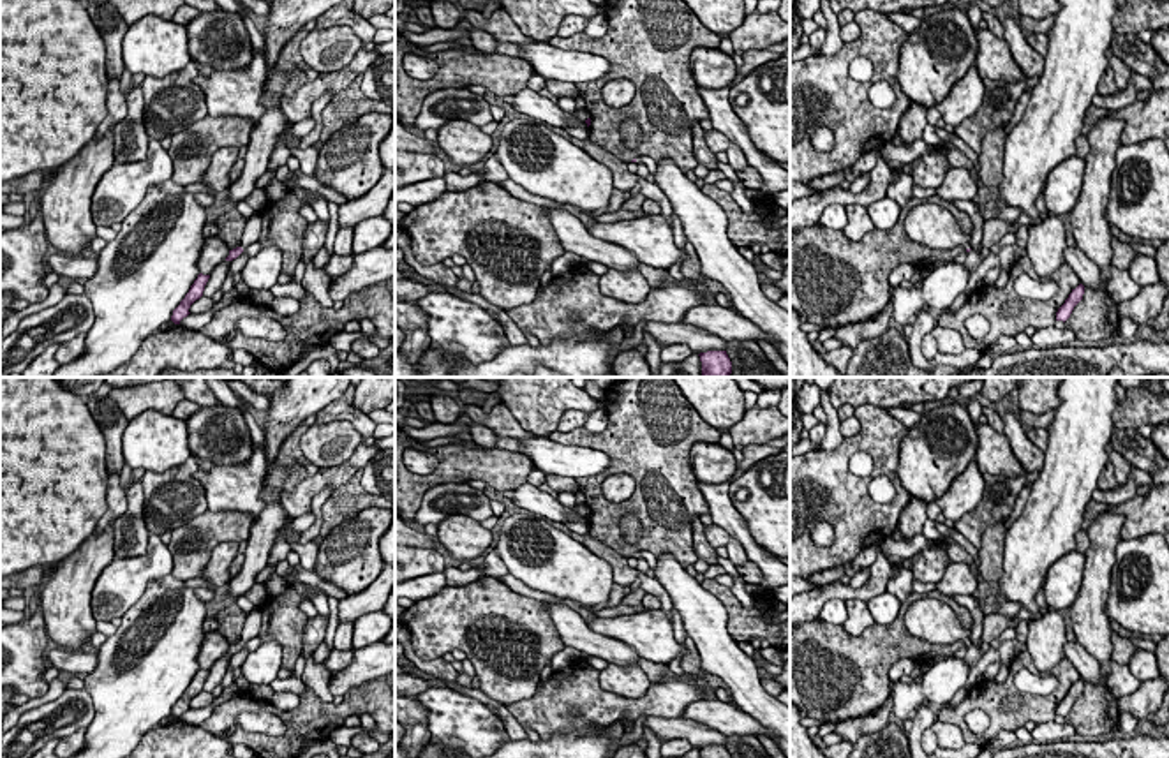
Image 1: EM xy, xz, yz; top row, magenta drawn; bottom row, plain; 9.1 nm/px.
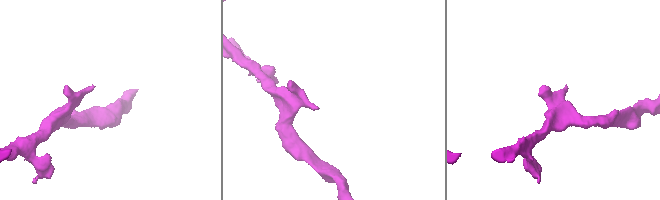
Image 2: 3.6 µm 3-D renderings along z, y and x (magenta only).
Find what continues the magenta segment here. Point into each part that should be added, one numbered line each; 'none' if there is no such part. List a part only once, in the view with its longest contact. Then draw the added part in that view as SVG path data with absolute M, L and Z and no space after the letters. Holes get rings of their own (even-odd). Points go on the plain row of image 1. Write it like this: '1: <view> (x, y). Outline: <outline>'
1: yz (930, 619). Outline: M934 598L915 601L905 613L906 629L929 643L972 643L972 629L966 629L954 610Z

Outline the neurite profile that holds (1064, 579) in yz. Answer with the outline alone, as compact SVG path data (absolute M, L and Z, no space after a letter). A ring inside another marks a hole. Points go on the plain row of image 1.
M1070 552L1060 557L1046 573L1044 598L1053 610L1068 610L1083 585L1086 554Z

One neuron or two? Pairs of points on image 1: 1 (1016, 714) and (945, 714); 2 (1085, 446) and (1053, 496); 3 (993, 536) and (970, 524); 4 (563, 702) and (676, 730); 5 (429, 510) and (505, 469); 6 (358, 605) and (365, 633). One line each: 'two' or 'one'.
1: one
2: one
3: two
4: two
5: two
6: two

